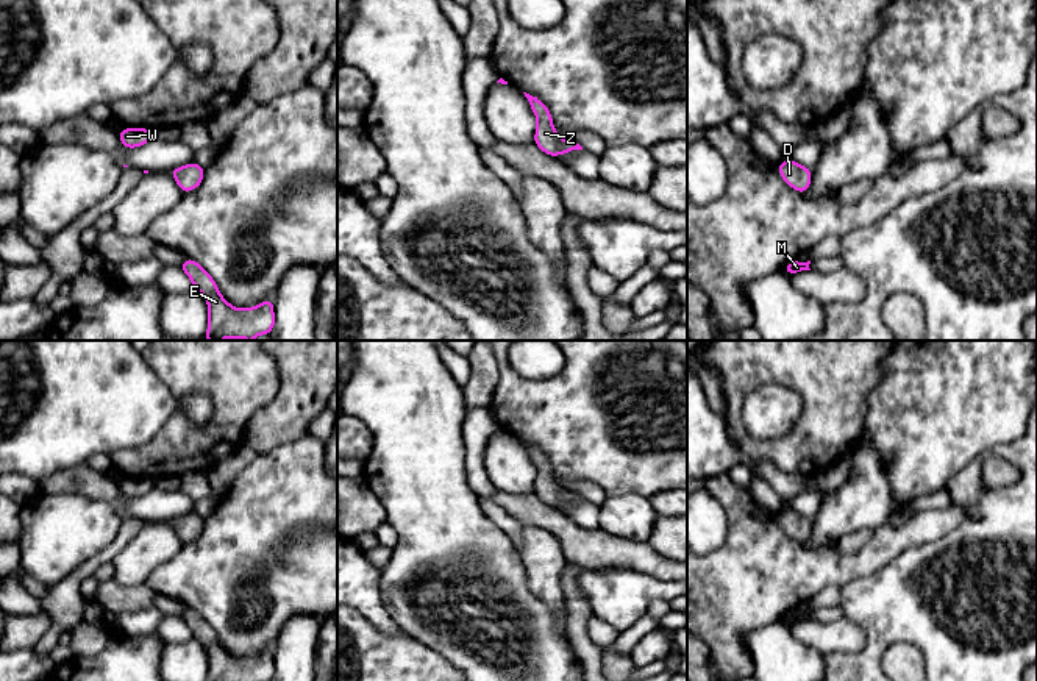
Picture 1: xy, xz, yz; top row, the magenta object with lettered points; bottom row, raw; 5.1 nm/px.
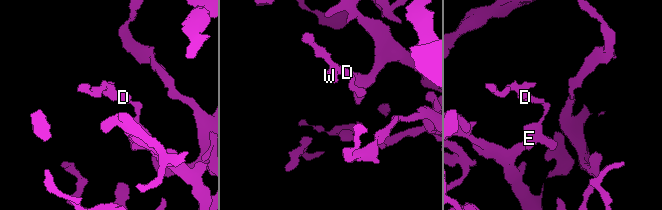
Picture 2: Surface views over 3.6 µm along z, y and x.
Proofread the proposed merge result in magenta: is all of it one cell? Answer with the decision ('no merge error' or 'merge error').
no merge error

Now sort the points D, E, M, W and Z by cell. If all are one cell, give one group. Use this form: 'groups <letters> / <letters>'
groups D E M W Z

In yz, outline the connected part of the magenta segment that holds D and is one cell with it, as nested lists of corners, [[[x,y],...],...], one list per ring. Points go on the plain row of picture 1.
[[[786,509],[779,512],[778,520],[781,528],[796,542],[804,544],[809,539],[812,519],[803,517],[792,509]]]

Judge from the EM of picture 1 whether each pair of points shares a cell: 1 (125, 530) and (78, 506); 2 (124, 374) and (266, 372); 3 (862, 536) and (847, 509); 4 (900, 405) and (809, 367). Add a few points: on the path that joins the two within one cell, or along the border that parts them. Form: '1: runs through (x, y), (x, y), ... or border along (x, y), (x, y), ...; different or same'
1: border along (125, 517), (116, 536), (96, 555); different
2: border along (142, 356), (174, 397), (175, 405); different
3: border along (872, 530), (845, 533), (834, 545); different
4: border along (883, 358), (880, 380), (867, 395), (862, 428); different

